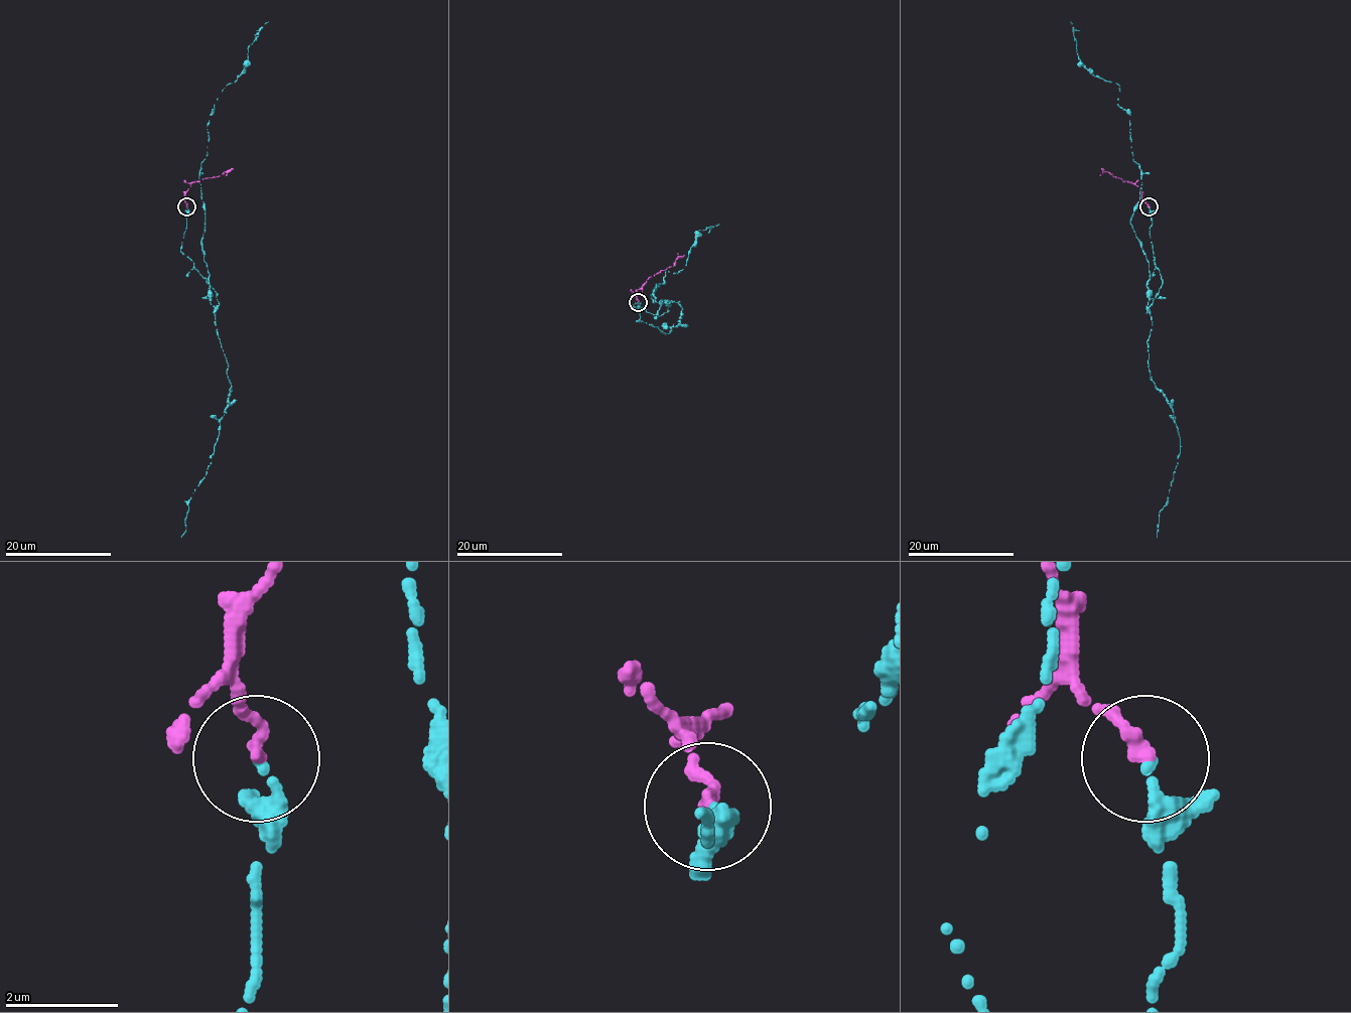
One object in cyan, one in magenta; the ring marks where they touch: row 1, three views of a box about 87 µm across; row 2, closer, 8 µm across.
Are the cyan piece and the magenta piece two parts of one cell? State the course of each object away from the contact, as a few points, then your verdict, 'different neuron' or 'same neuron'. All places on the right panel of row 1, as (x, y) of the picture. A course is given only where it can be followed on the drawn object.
cyan via (1149, 206), (1163, 284), (1149, 307), (1130, 115), (1080, 61), (1071, 21) | magenta via (1149, 206), (1142, 199), (1138, 186), (1112, 173), (1100, 174) | same neuron

